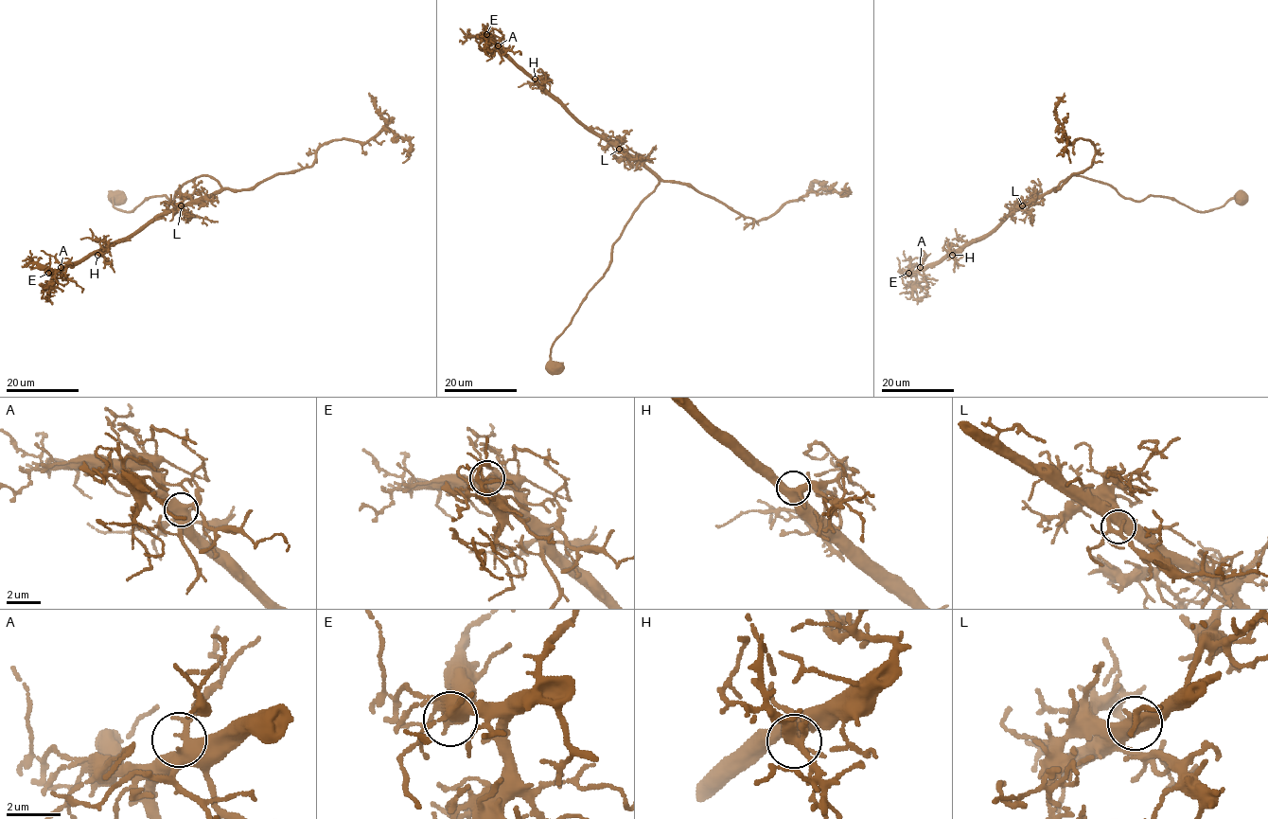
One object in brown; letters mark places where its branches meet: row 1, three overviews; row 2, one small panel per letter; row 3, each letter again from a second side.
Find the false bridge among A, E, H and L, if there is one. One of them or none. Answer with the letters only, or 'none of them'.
none of them

